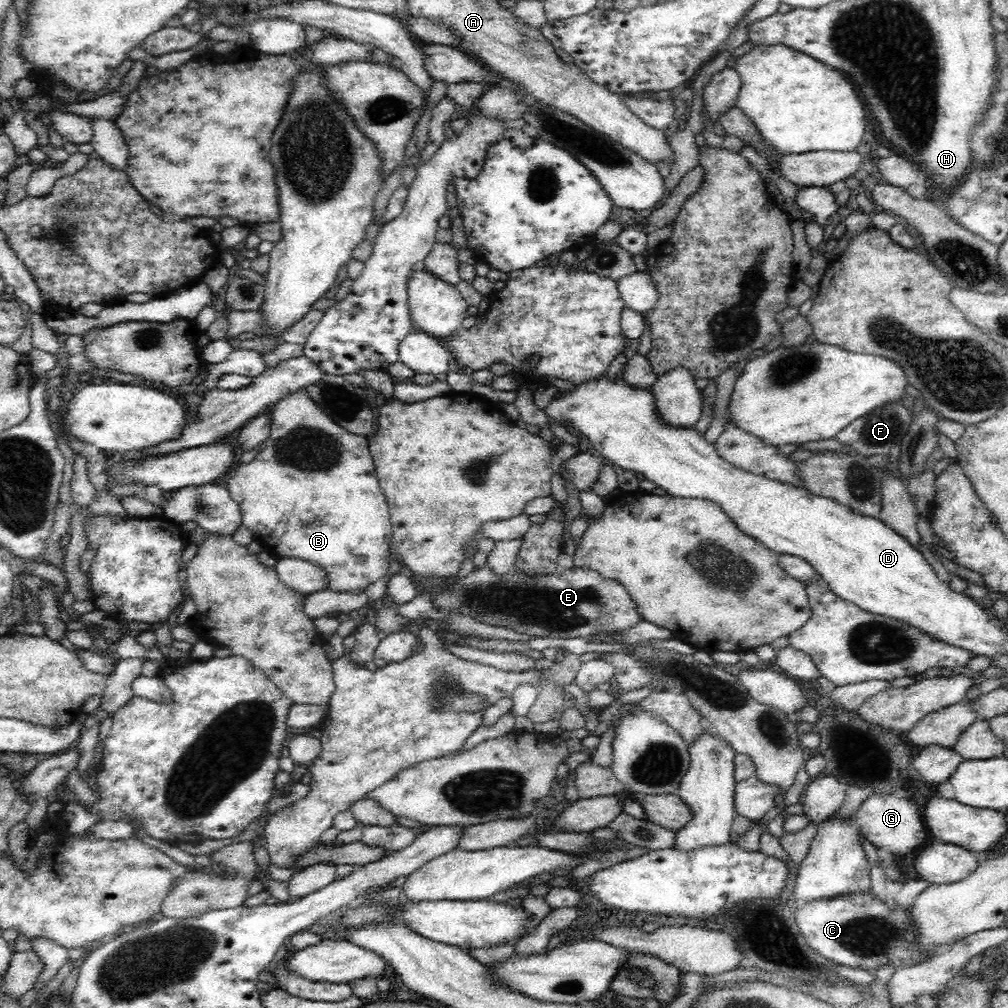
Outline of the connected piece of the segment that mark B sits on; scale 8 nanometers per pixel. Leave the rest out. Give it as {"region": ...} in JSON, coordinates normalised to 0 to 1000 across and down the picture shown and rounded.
{"region":[[[304,388],[292,389],[277,397],[268,406],[266,416],[268,416],[267,434],[257,442],[257,446],[251,456],[245,460],[237,461],[224,480],[228,492],[238,503],[239,522],[248,525],[254,531],[252,536],[256,536],[258,541],[274,554],[293,554],[313,561],[323,570],[323,584],[333,588],[362,587],[367,579],[371,579],[373,575],[383,571],[385,563],[387,563],[387,558],[391,554],[387,544],[390,523],[386,500],[373,474],[371,459],[365,446],[364,434],[349,431],[335,423],[324,411],[321,411],[315,405],[315,402],[306,393]]]}

